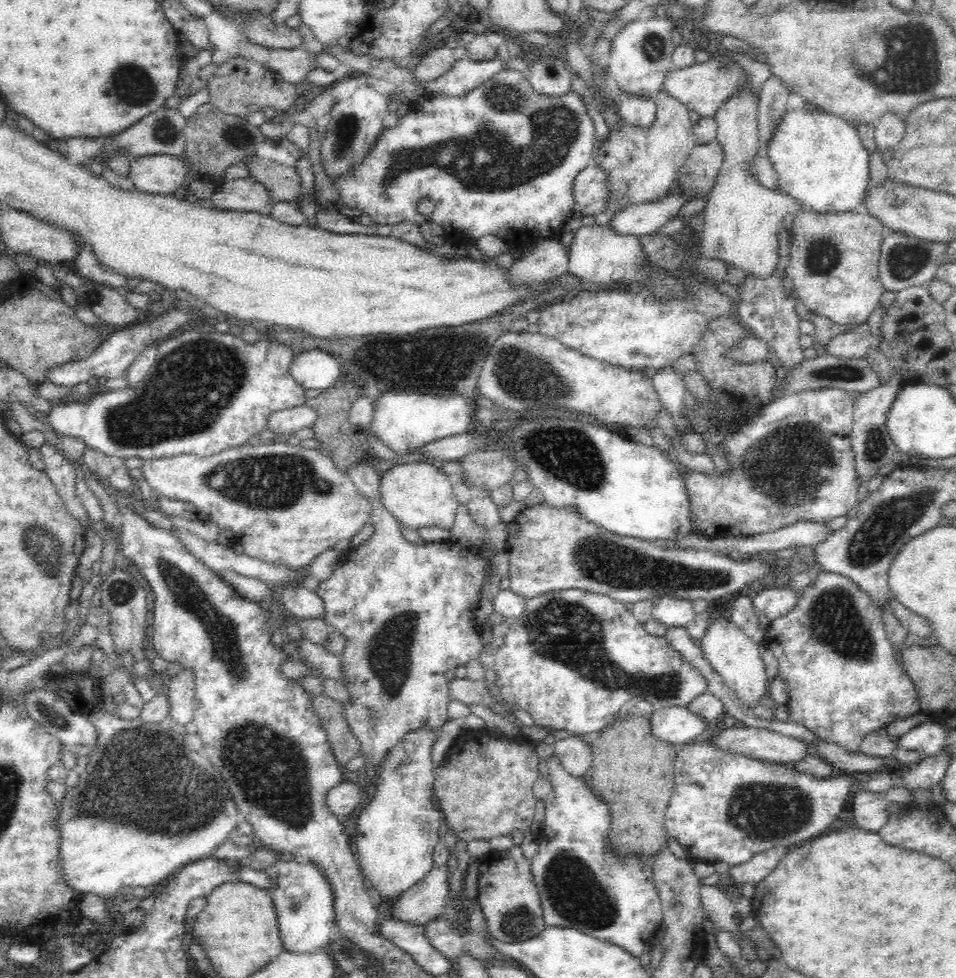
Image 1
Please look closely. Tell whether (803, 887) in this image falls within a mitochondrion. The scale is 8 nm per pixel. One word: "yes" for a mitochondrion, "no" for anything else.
no

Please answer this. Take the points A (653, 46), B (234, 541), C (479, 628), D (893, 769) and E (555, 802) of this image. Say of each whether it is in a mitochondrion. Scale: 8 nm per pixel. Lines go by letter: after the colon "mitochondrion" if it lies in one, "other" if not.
A: mitochondrion
B: other
C: other
D: other
E: other

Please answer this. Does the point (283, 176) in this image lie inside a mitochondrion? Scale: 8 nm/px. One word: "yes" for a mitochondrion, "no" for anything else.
no

